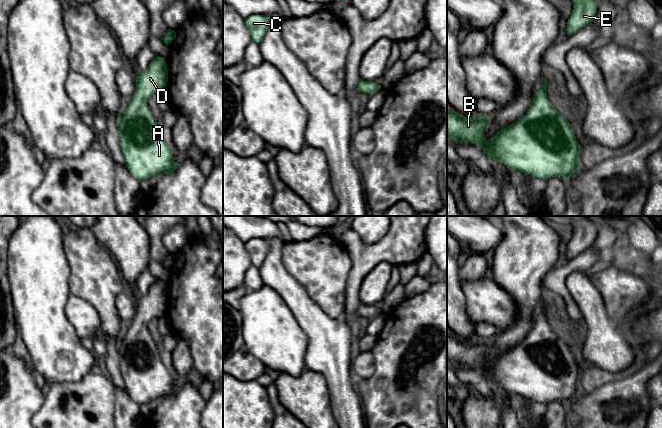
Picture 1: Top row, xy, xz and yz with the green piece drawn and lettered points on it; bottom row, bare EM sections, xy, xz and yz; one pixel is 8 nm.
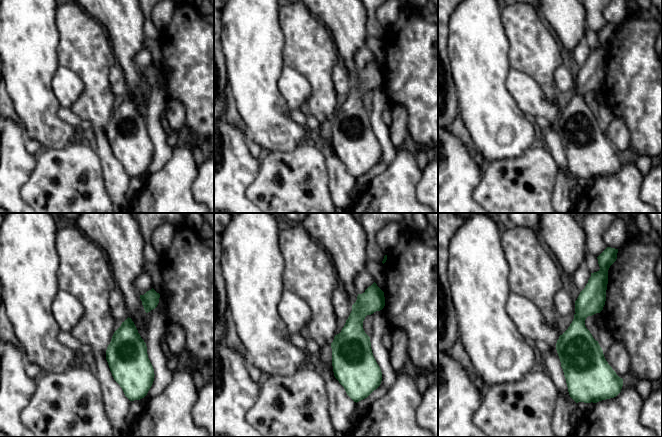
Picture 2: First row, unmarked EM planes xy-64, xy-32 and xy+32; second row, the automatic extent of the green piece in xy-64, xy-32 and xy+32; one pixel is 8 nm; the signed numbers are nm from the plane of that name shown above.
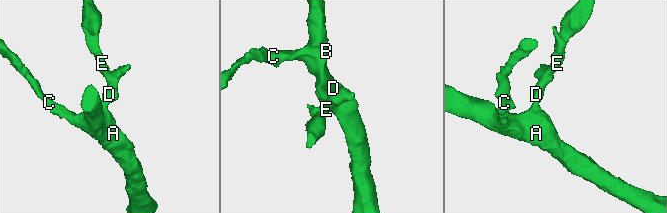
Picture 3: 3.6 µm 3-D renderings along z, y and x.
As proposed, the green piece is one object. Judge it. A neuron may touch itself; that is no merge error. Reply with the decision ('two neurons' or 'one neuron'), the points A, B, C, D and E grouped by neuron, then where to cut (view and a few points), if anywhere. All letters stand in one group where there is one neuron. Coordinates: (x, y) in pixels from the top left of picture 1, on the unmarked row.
one neuron; groups A B C D E; cut none

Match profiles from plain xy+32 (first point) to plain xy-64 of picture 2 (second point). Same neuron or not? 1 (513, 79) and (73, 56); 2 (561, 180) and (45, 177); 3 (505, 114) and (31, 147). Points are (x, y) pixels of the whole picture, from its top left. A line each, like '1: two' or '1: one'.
1: two
2: two
3: two

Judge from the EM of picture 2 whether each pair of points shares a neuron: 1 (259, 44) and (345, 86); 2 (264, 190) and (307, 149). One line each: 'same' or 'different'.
1: different
2: same

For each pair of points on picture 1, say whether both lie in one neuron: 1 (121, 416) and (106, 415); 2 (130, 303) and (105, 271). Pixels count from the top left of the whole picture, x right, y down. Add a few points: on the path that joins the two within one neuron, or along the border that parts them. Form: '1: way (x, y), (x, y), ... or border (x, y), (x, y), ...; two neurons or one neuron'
1: border (115, 392), (113, 417); two neurons
2: border (122, 291), (116, 299), (117, 315); two neurons

